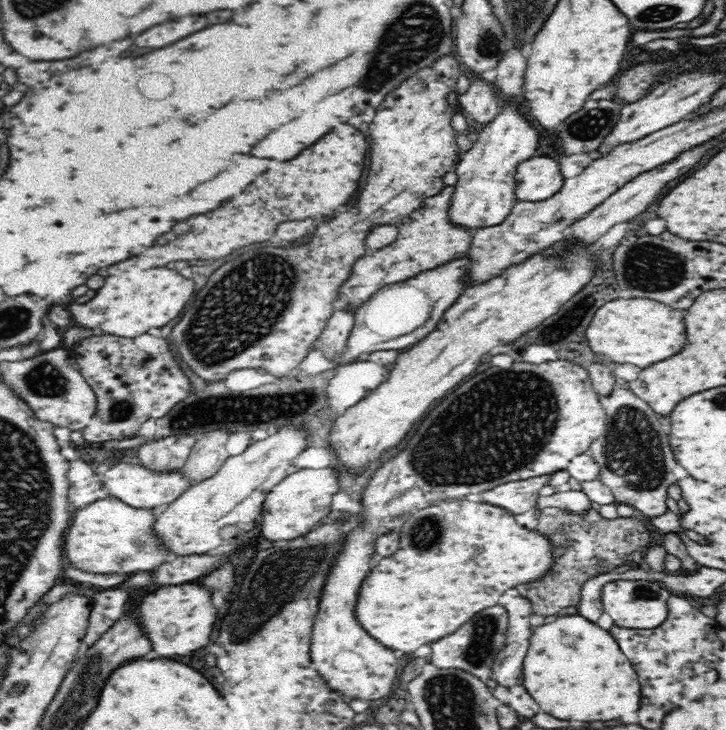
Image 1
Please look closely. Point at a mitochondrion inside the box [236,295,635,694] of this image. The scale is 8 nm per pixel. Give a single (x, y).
(498, 426)

